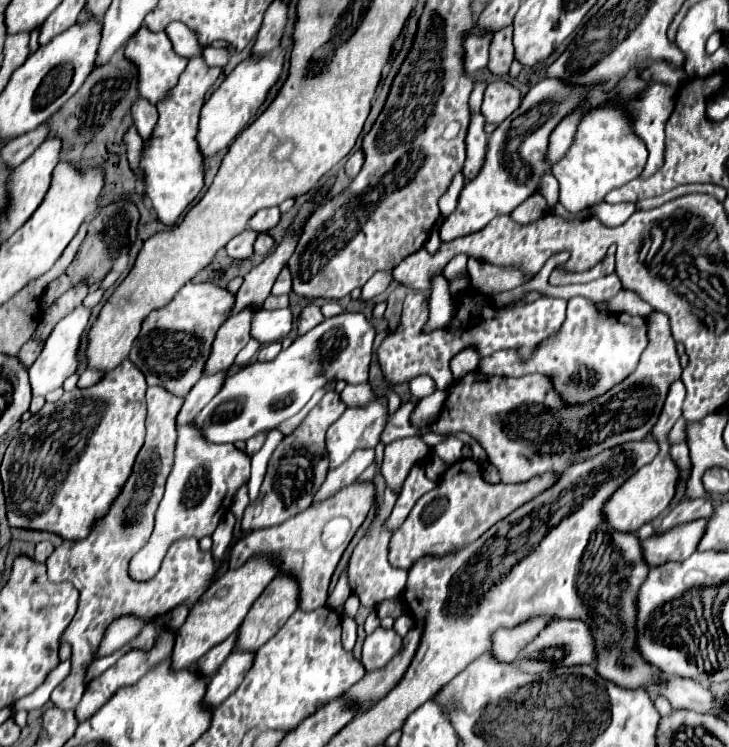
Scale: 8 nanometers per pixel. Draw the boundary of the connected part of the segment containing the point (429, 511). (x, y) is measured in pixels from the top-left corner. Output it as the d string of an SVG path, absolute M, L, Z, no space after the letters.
M460 459L448 467L438 487L426 493L410 511L402 527L396 529L390 541L388 561L392 567L406 569L424 555L450 555L468 543L474 543L478 535L484 535L488 527L518 509L518 485L498 483L488 485L482 479L482 471L476 461Z

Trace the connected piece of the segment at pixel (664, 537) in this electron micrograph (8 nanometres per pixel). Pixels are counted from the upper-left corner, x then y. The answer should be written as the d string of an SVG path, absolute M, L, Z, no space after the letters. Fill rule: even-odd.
M698 519L692 523L684 523L680 527L672 527L672 531L660 535L654 533L646 541L642 541L644 561L648 563L648 567L664 565L668 561L688 559L696 551L700 537L704 535L706 523L708 519Z

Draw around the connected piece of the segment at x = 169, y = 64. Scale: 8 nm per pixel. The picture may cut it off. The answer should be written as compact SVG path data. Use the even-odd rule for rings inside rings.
M142 27L136 35L132 35L132 39L126 45L126 57L140 71L140 95L148 99L152 105L158 105L168 97L170 89L176 87L184 67L188 65L188 59L176 55L176 51L172 49L172 41L168 39L166 33L152 33L146 27Z

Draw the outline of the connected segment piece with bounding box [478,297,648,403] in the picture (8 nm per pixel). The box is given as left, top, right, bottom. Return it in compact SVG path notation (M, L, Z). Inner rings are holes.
M572 297L568 301L568 313L566 313L566 321L560 329L560 333L552 339L548 339L548 343L542 343L530 361L520 363L518 353L516 351L496 351L494 355L480 359L478 363L478 371L484 375L500 375L500 377L522 377L528 373L540 373L540 375L548 375L554 383L554 389L558 391L558 395L568 401L568 403L582 403L582 401L590 401L602 393L606 393L610 387L614 387L616 383L620 383L622 379L626 379L638 365L638 359L642 355L642 351L648 345L648 325L646 319L642 317L632 317L626 313L614 313L614 315L604 315L598 311L598 305L586 297Z

